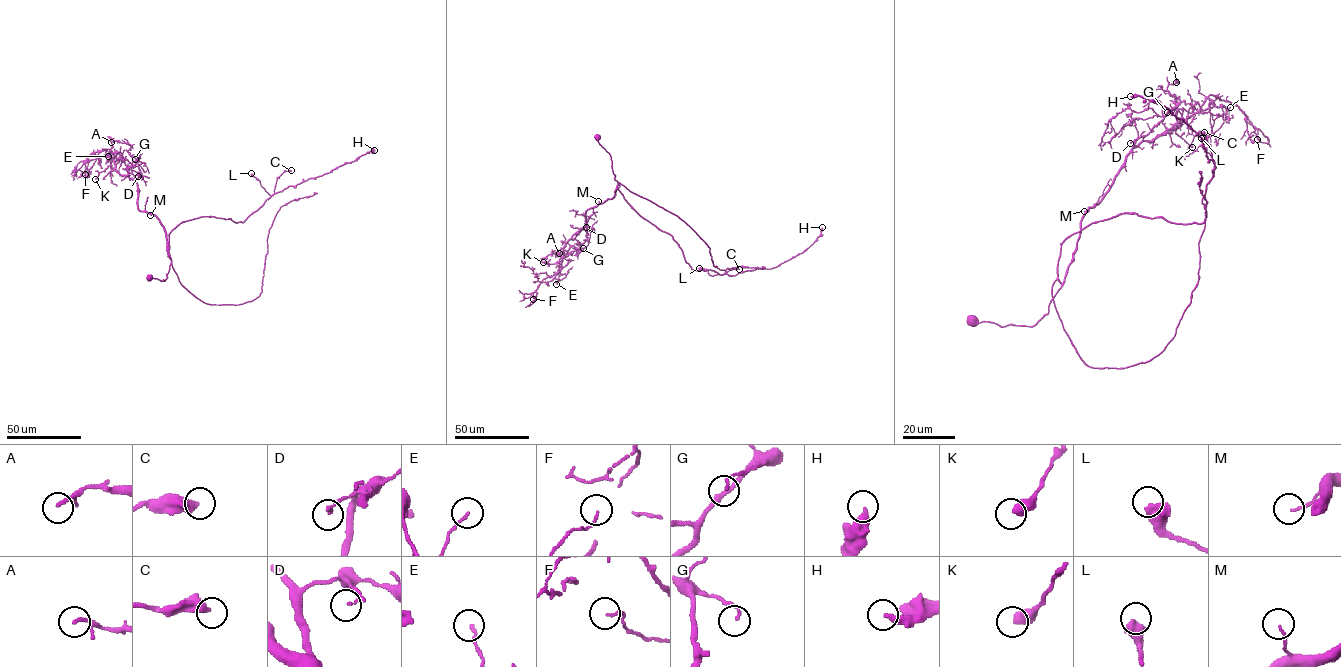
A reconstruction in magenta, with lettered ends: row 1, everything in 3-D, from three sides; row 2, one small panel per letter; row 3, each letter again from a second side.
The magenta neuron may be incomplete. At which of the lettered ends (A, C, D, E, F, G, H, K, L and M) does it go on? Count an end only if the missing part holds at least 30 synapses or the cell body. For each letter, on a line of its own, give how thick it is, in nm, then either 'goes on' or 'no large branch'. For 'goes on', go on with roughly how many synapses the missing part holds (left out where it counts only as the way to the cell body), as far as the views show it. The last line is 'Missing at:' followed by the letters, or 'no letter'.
A: calibre 120 nm; no large branch
C: calibre 460 nm; no large branch
D: calibre 130 nm; no large branch
E: calibre 120 nm; no large branch
F: calibre 100 nm; no large branch
G: calibre 120 nm; no large branch
H: calibre 340 nm; no large branch
K: calibre 480 nm; no large branch
L: calibre 600 nm; no large branch
M: calibre 100 nm; no large branch
Missing at: no letter

